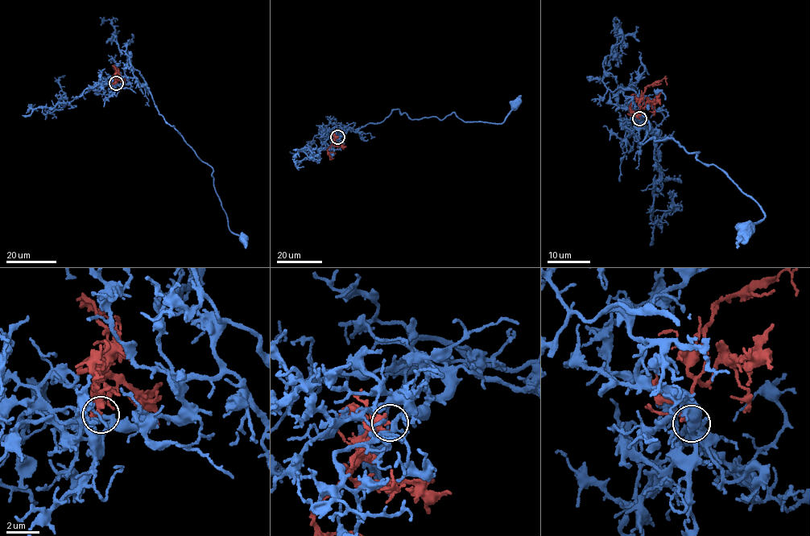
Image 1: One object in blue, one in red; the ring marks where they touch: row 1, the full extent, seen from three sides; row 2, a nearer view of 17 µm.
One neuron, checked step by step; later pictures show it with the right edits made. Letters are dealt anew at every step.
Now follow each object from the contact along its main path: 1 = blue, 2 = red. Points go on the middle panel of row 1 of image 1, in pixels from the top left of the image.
1: (338, 137), (395, 109), (412, 119), (453, 113), (495, 124), (514, 106)
2: (337, 137), (328, 149), (329, 158), (333, 158)

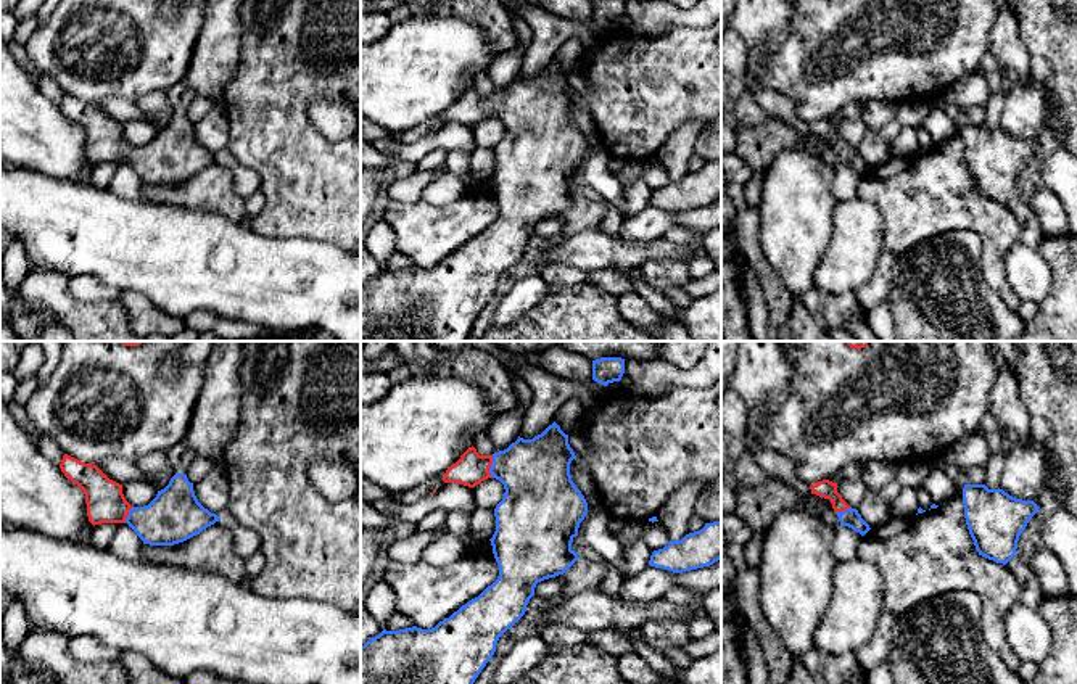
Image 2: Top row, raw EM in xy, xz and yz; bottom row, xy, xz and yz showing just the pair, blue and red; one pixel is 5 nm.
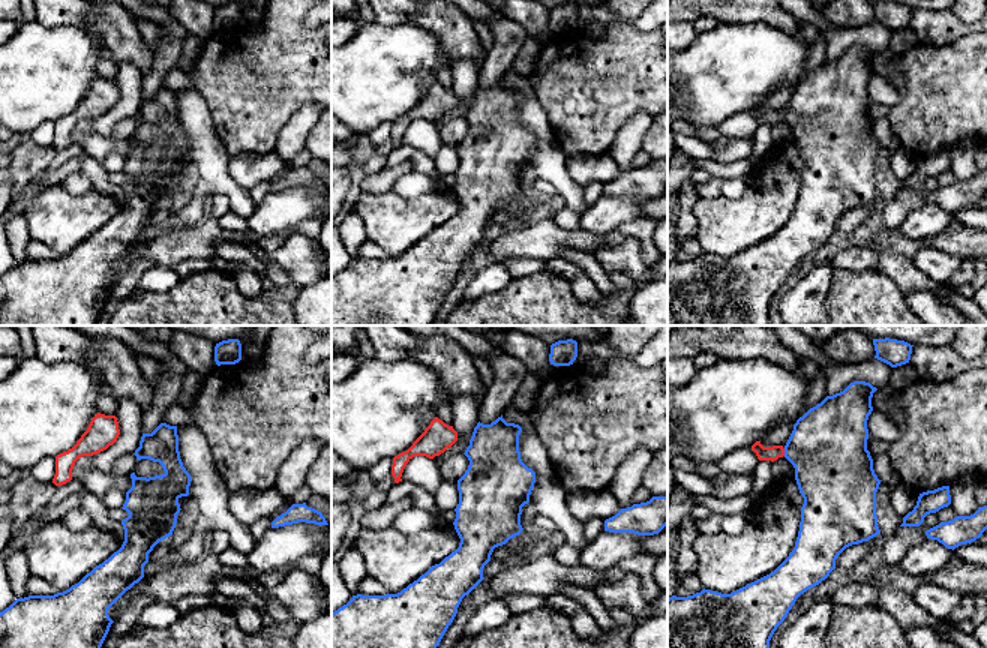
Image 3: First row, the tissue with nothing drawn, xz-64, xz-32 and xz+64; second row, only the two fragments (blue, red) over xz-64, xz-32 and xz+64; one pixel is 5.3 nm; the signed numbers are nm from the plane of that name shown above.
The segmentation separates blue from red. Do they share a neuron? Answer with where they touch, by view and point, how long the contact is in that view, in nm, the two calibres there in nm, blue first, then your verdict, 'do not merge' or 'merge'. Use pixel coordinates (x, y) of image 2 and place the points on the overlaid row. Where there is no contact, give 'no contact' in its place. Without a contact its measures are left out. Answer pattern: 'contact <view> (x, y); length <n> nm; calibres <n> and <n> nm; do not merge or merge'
contact xz (491, 467); length 110 nm; calibres 340 and 160 nm; merge

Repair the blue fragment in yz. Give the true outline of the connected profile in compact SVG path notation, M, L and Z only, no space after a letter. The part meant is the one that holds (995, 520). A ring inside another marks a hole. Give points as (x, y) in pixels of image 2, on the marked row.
M964 484L963 504L976 550L1003 565L1016 557L1019 536L1038 512L1034 501L1016 499L985 484Z

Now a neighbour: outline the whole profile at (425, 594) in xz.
M473 541L460 560L446 567L391 560L383 579L396 592L396 612L414 626L431 629L478 597L497 576L491 541Z

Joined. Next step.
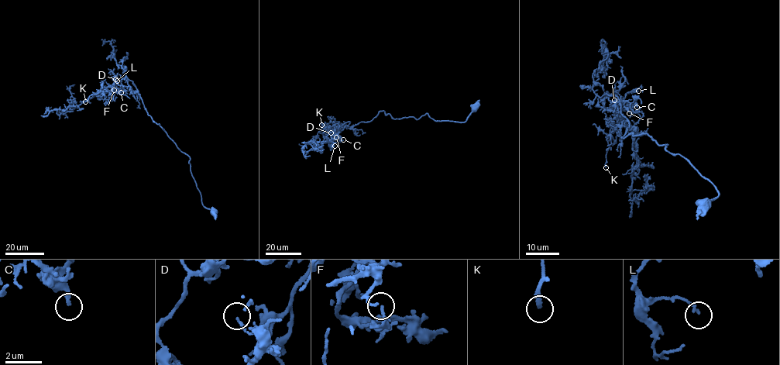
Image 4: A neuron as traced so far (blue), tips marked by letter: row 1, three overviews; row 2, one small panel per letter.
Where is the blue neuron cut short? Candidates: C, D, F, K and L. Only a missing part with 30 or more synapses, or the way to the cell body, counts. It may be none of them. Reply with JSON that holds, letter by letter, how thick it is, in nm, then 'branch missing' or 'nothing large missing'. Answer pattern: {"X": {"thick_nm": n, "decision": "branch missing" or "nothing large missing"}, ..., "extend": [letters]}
{"C": {"thick_nm": 180, "decision": "nothing large missing"}, "D": {"thick_nm": 130, "decision": "nothing large missing"}, "F": {"thick_nm": 120, "decision": "nothing large missing"}, "K": {"thick_nm": 240, "decision": "branch missing"}, "L": {"thick_nm": 140, "decision": "nothing large missing"}, "extend": ["K"]}

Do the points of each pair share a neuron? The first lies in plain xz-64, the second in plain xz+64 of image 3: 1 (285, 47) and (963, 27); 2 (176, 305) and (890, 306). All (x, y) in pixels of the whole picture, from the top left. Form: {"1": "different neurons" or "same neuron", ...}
{"1": "different neurons", "2": "same neuron"}

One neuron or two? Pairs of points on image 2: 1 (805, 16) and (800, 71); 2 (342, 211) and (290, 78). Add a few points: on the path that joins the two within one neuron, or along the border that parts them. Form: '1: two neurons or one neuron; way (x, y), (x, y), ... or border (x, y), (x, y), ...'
1: one neuron; way (805, 29), (805, 58)
2: one neuron; way (308, 177), (290, 155), (290, 111)

